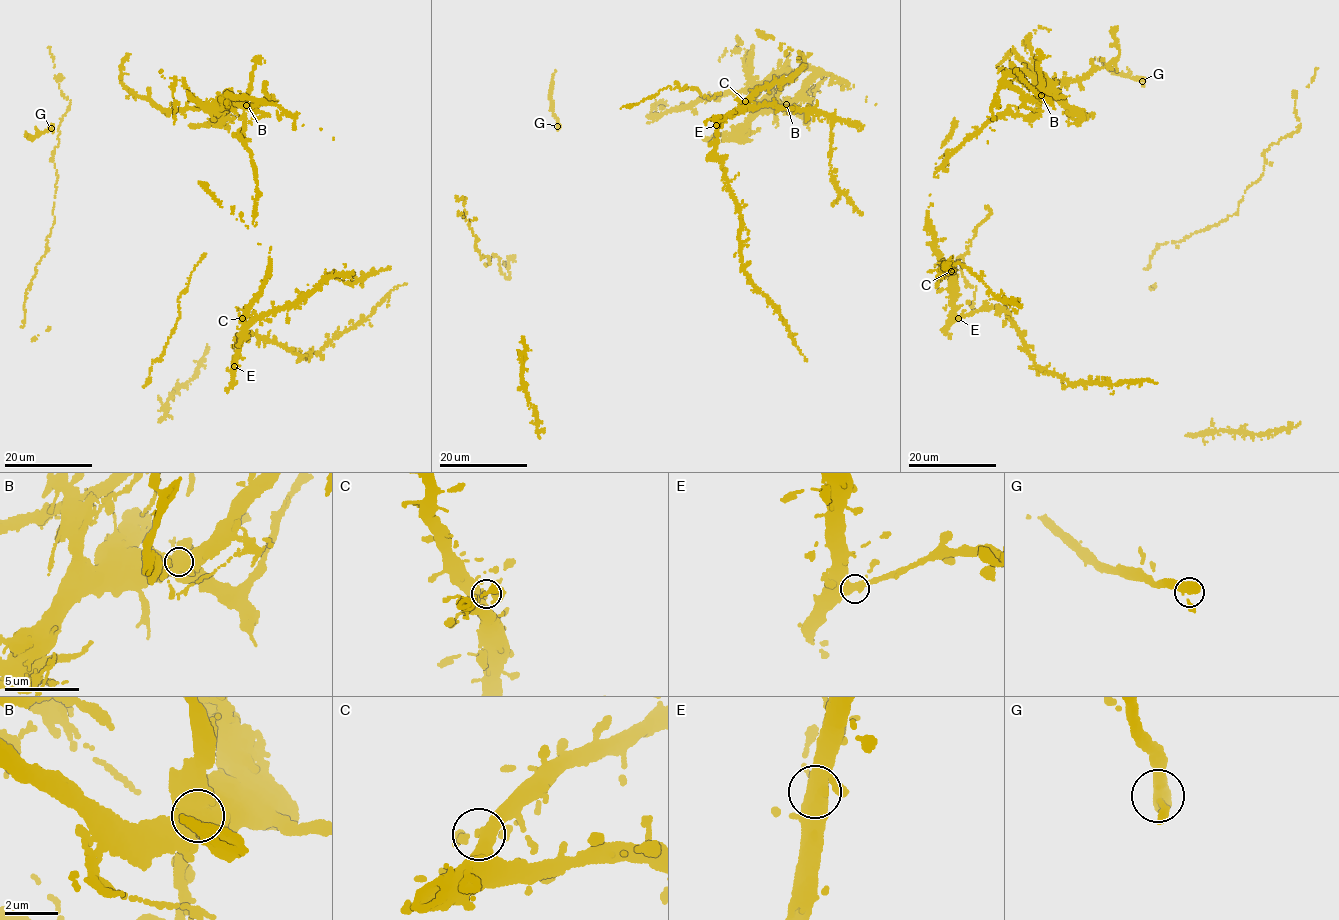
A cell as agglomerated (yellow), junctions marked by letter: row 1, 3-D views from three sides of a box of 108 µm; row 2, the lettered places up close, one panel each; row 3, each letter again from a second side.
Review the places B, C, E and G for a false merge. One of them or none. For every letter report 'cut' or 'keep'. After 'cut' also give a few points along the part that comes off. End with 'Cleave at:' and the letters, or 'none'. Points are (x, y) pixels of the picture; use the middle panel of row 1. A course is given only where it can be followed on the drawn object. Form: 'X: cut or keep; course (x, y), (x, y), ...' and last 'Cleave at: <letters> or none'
B: cut; course (786, 104), (760, 105), (752, 90), (746, 89), (699, 98), (686, 106), (648, 117), (658, 103), (667, 106)
C: keep
E: keep
G: keep
Cleave at: B

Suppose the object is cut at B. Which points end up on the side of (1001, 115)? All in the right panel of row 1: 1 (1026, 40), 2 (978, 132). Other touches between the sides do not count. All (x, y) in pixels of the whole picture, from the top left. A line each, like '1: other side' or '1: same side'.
1: other side
2: same side

